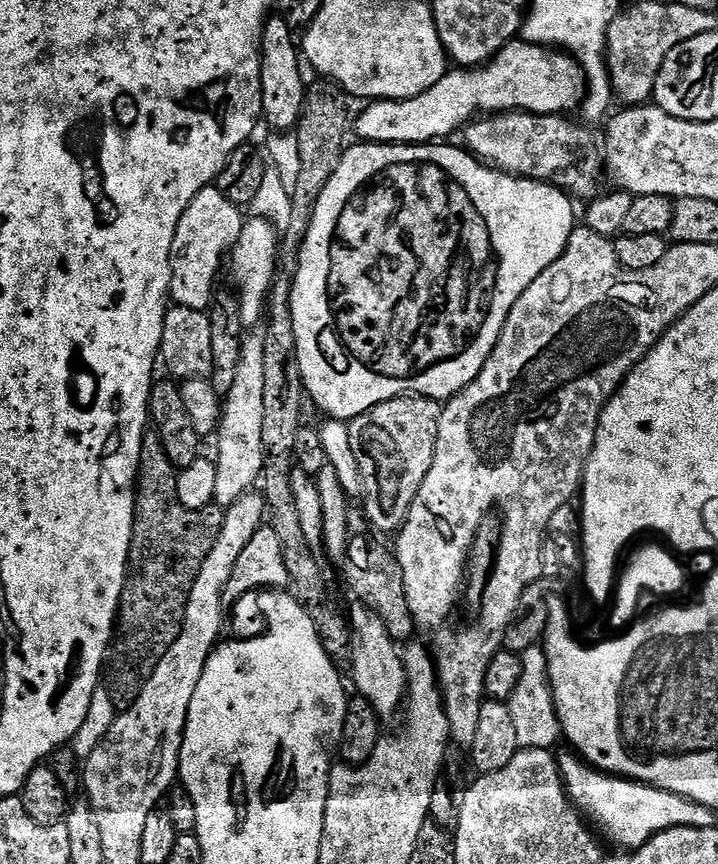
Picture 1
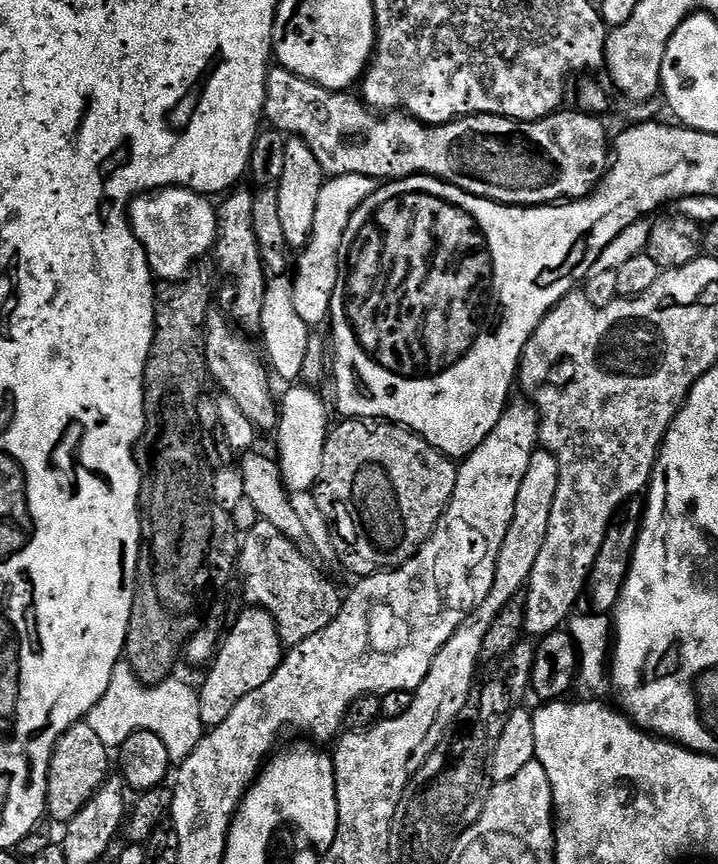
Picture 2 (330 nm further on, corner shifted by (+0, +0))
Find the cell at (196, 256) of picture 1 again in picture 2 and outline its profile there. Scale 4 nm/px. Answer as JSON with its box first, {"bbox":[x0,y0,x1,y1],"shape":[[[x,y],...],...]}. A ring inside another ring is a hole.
{"bbox":[130,188,217,282],"shape":[[[166,188],[155,195],[141,194],[130,205],[130,223],[136,241],[146,250],[152,276],[163,282],[180,282],[189,275],[195,260],[216,247],[217,205],[209,197],[188,188]]]}

